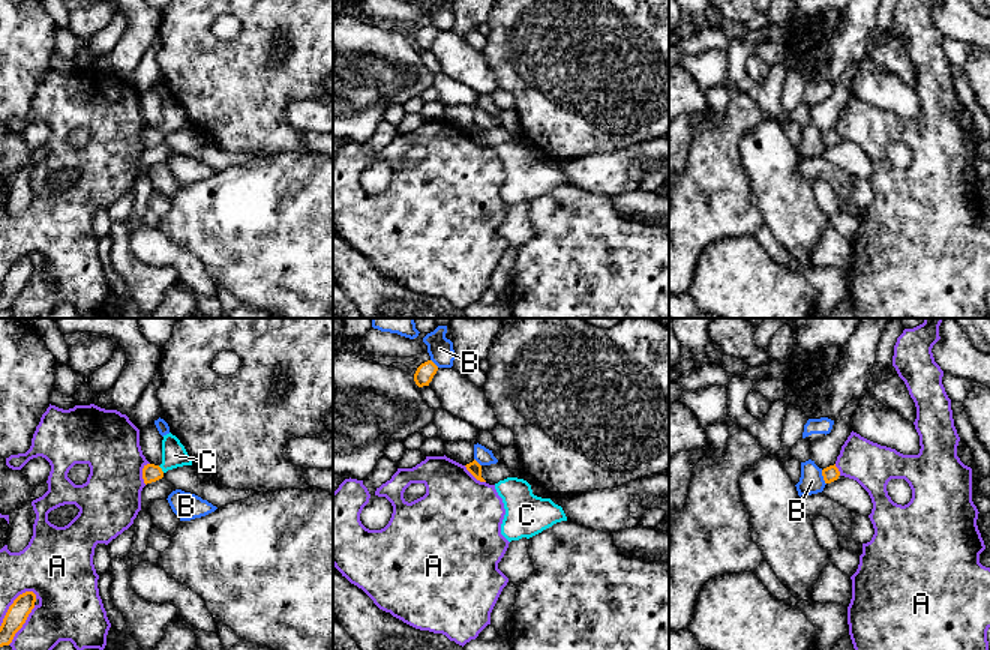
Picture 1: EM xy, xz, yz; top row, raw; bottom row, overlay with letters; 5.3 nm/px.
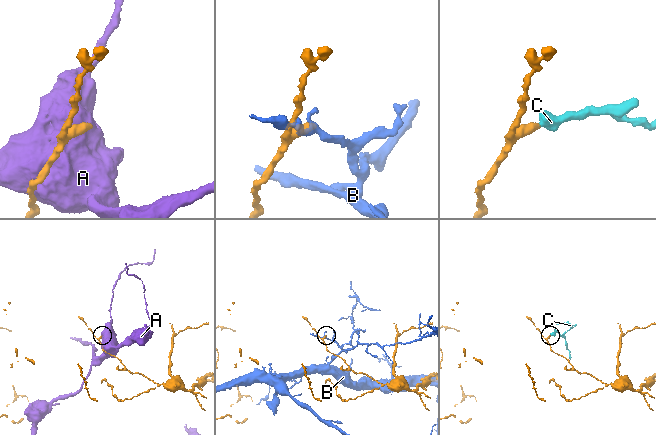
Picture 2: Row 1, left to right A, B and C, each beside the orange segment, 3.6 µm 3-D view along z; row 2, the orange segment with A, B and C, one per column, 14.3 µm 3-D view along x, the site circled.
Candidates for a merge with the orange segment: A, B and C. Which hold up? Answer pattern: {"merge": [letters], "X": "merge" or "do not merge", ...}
{"merge": ["C"], "A": "do not merge", "B": "do not merge", "C": "merge"}

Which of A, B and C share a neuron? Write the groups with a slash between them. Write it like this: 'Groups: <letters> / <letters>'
Groups: A / B / C

